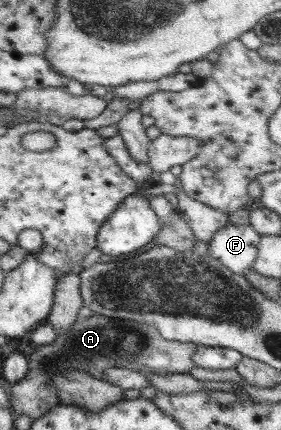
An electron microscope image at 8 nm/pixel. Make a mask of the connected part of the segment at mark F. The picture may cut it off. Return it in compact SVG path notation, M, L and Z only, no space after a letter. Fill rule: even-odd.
M226 223L208 241L207 253L232 273L243 275L253 266L260 236L250 223Z

